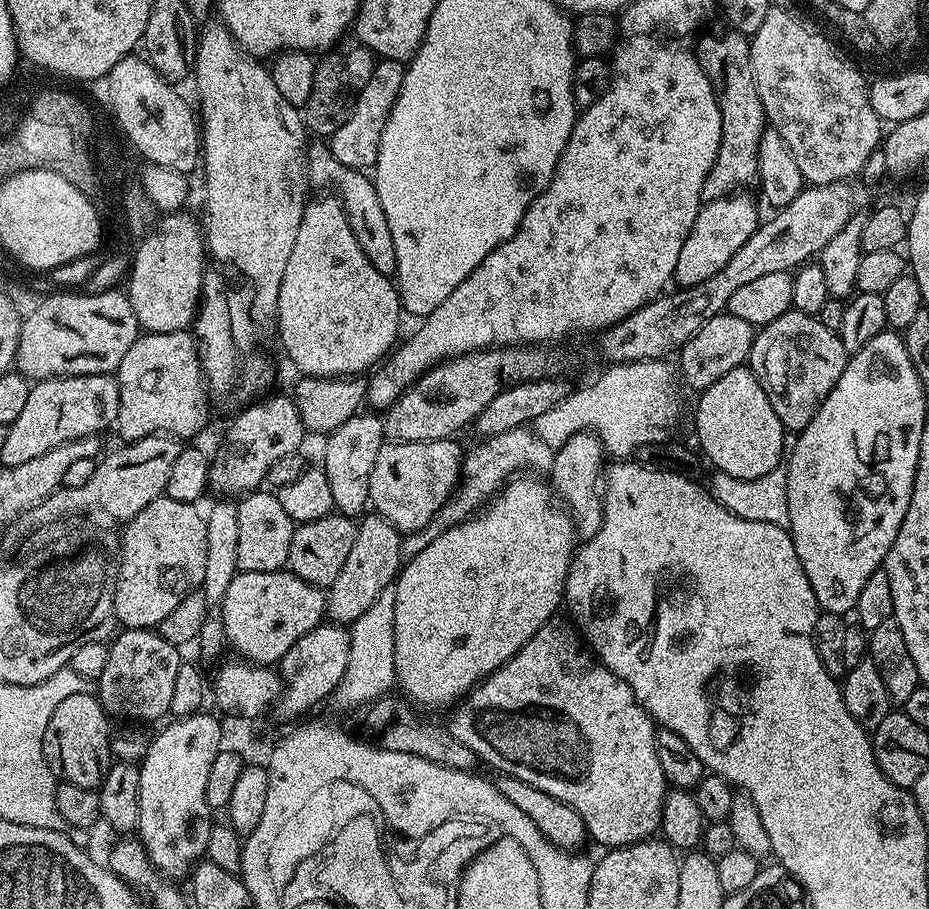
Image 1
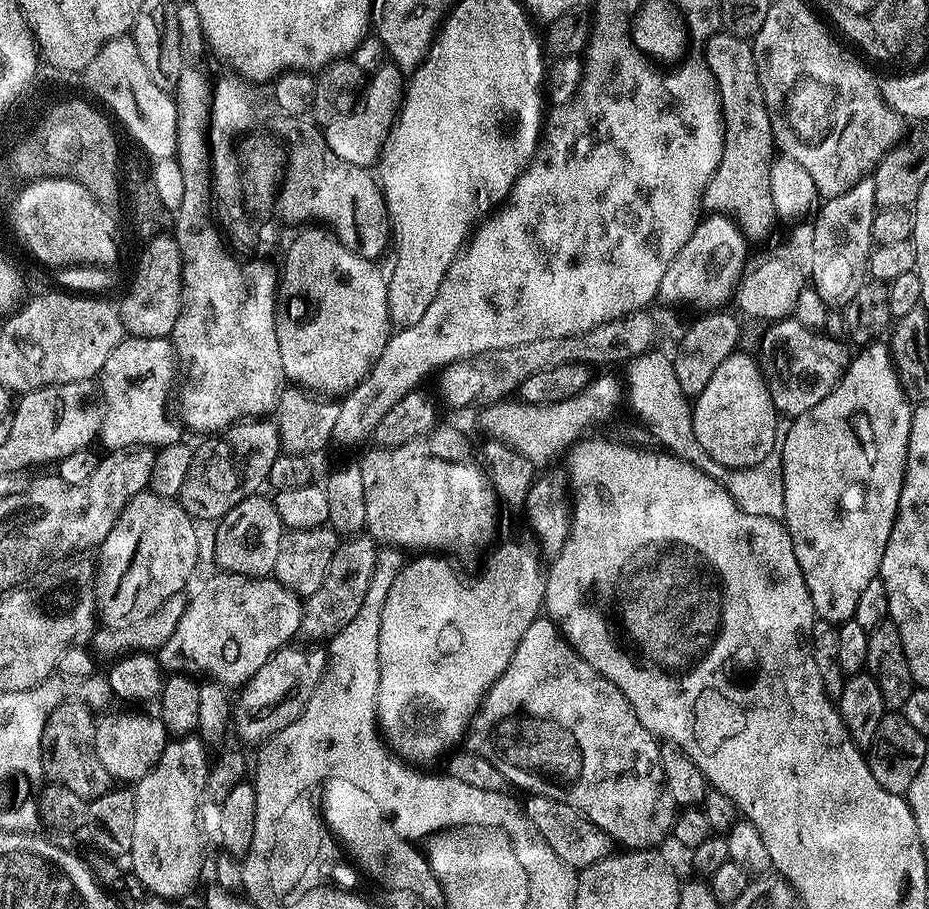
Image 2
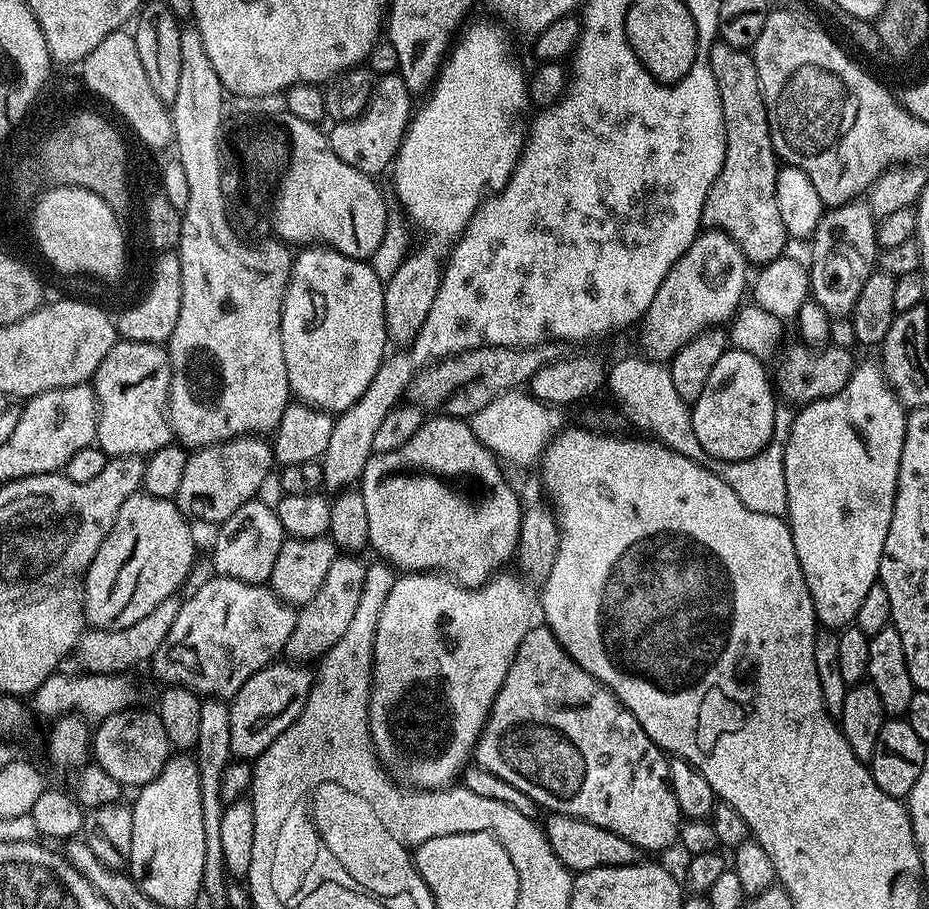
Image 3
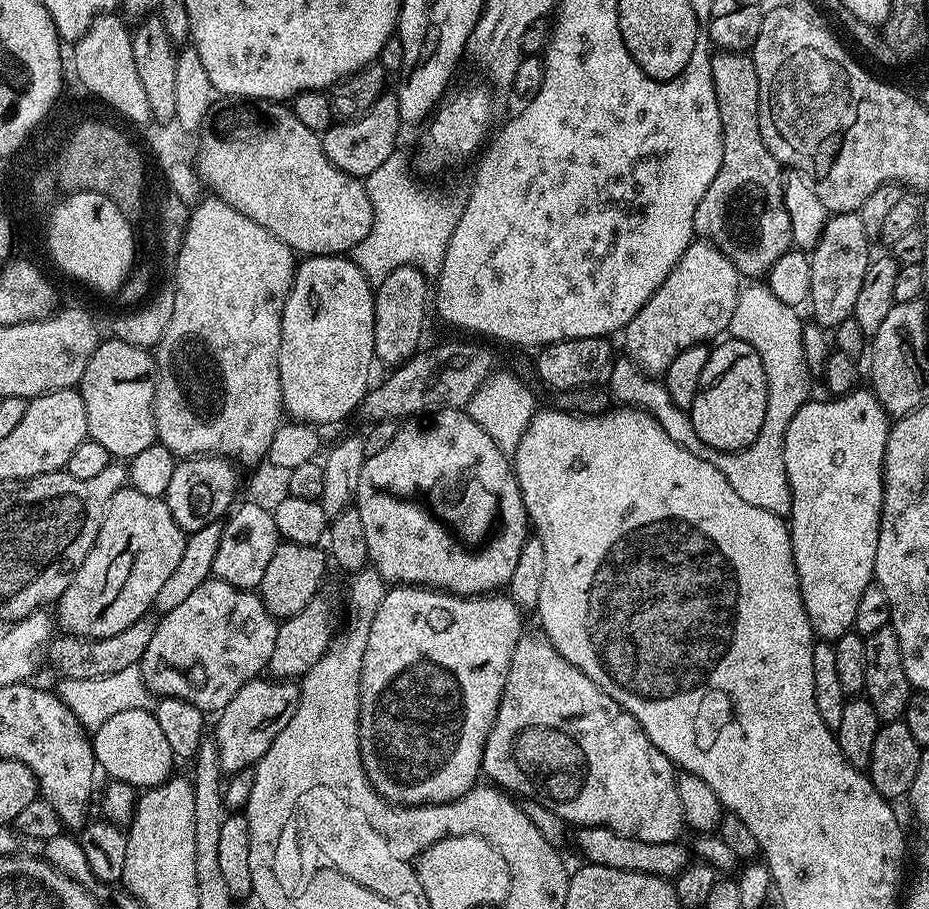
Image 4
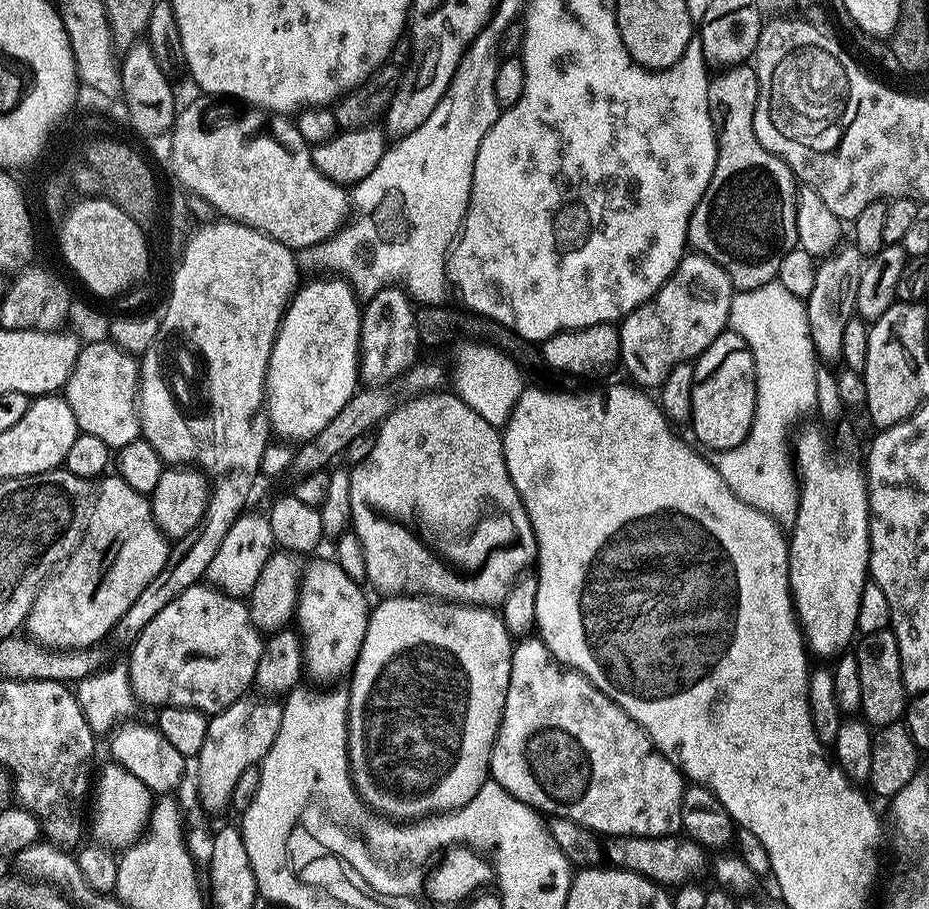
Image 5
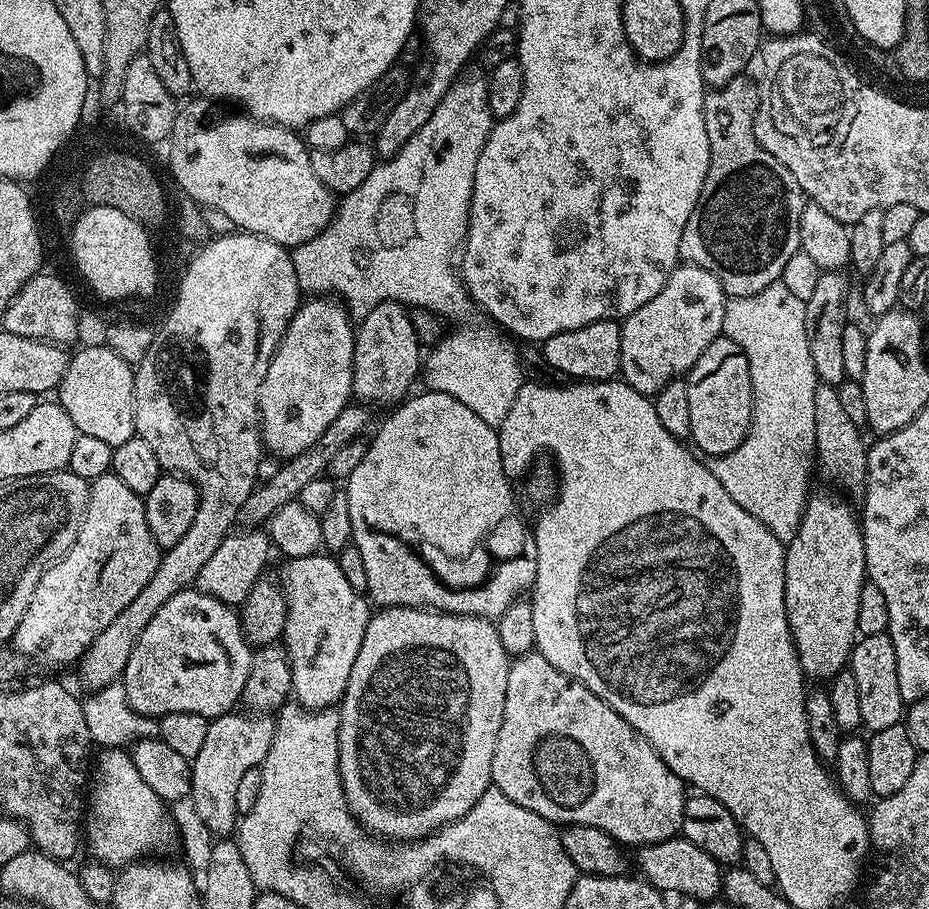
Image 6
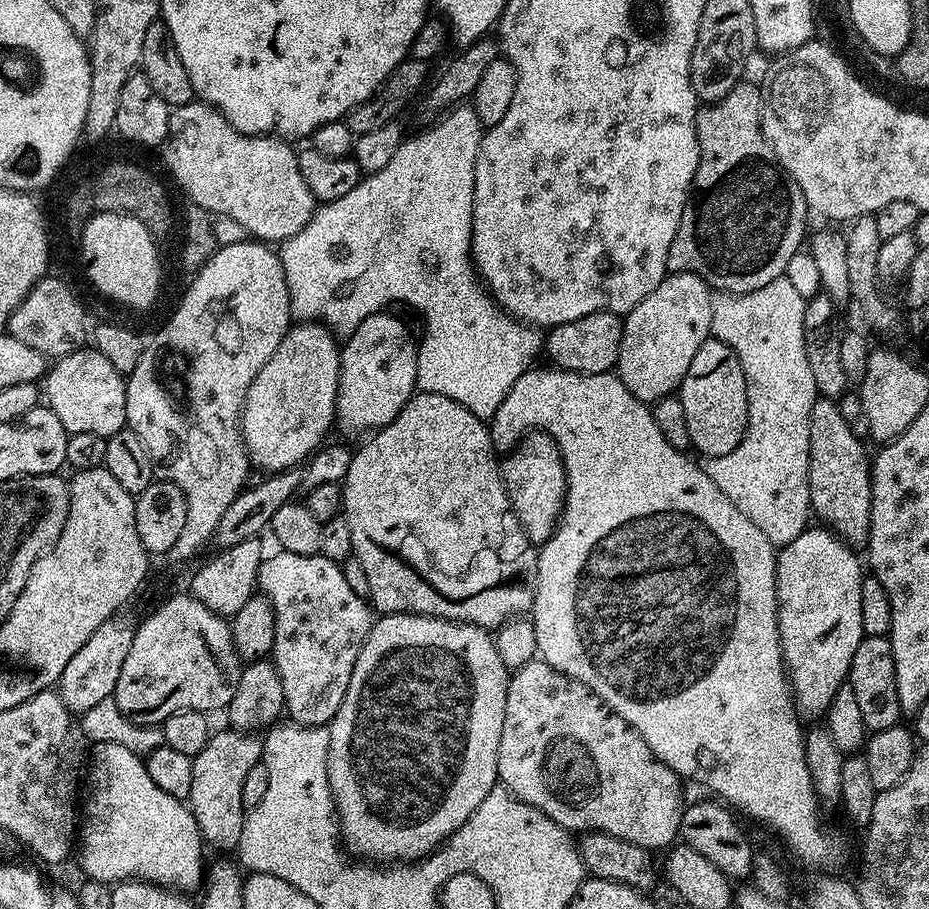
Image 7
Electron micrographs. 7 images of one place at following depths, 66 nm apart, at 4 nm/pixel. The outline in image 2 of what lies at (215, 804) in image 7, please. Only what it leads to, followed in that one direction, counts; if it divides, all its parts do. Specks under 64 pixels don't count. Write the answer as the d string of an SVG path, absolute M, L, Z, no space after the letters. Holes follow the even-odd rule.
M285 646L276 651L243 685L240 701L234 704L234 726L240 731L244 740L256 740L263 742L269 740L278 730L290 726L294 718L302 714L306 702L310 702L310 694L318 686L324 672L328 669L329 653L320 646L308 646L312 648L292 648Z

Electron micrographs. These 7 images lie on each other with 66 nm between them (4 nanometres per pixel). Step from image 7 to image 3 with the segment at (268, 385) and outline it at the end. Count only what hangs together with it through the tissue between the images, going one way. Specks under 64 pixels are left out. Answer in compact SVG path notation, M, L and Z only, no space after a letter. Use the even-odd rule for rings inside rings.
M304 246L293 255L282 302L280 333L288 390L299 403L339 414L354 406L366 386L370 386L386 359L384 347L390 344L384 317L384 285L385 281L380 279L371 263L355 260L327 246Z

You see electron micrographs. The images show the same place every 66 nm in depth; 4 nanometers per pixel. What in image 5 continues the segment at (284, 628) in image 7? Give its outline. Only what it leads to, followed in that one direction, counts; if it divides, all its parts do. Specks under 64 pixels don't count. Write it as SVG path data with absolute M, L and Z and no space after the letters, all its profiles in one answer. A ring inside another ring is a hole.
M335 559L316 560L303 574L300 603L296 605L295 623L304 641L307 671L320 678L347 673L356 663L362 638L366 634L370 604L364 601L361 585L342 571Z

